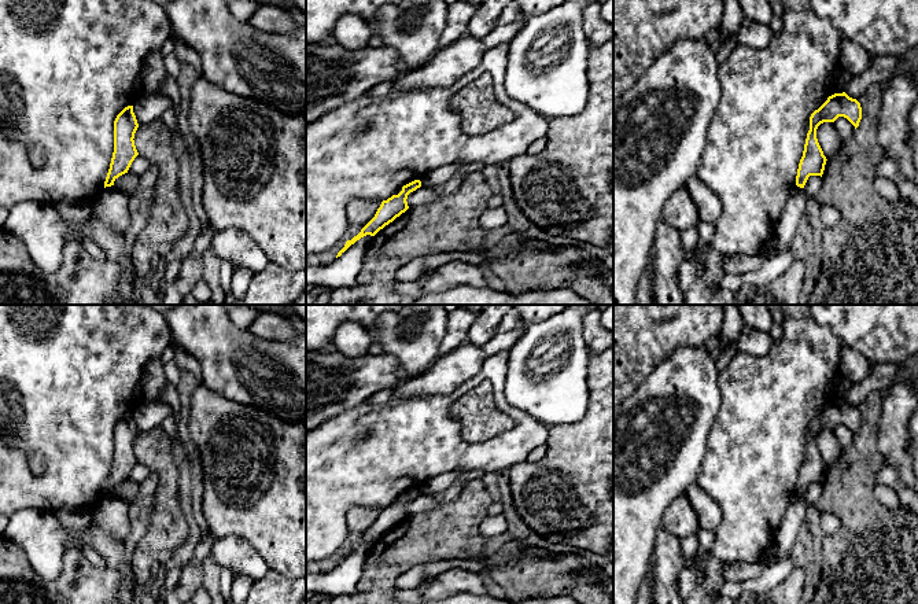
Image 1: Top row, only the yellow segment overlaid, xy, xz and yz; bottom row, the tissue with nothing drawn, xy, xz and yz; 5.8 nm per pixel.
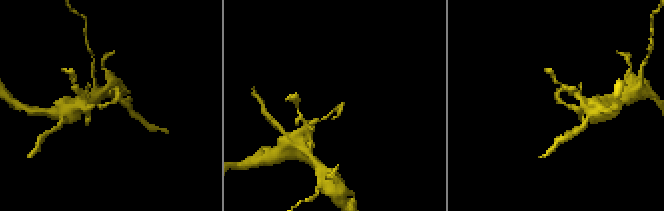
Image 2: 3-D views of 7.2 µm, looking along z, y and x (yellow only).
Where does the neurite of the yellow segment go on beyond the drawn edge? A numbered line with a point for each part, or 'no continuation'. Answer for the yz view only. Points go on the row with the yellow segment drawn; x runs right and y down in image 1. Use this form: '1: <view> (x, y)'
no continuation

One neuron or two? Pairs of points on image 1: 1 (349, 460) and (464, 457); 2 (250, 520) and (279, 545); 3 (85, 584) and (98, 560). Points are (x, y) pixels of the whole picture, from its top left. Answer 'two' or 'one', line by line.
1: one
2: one
3: two

